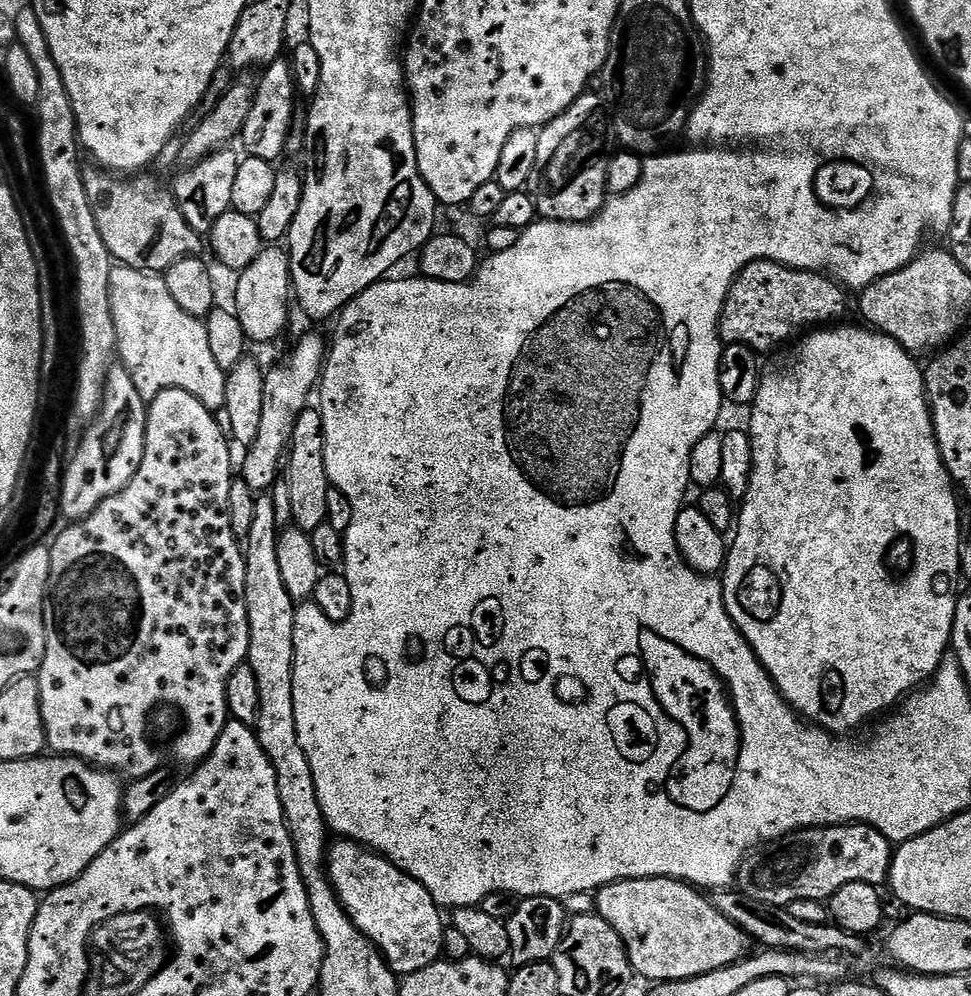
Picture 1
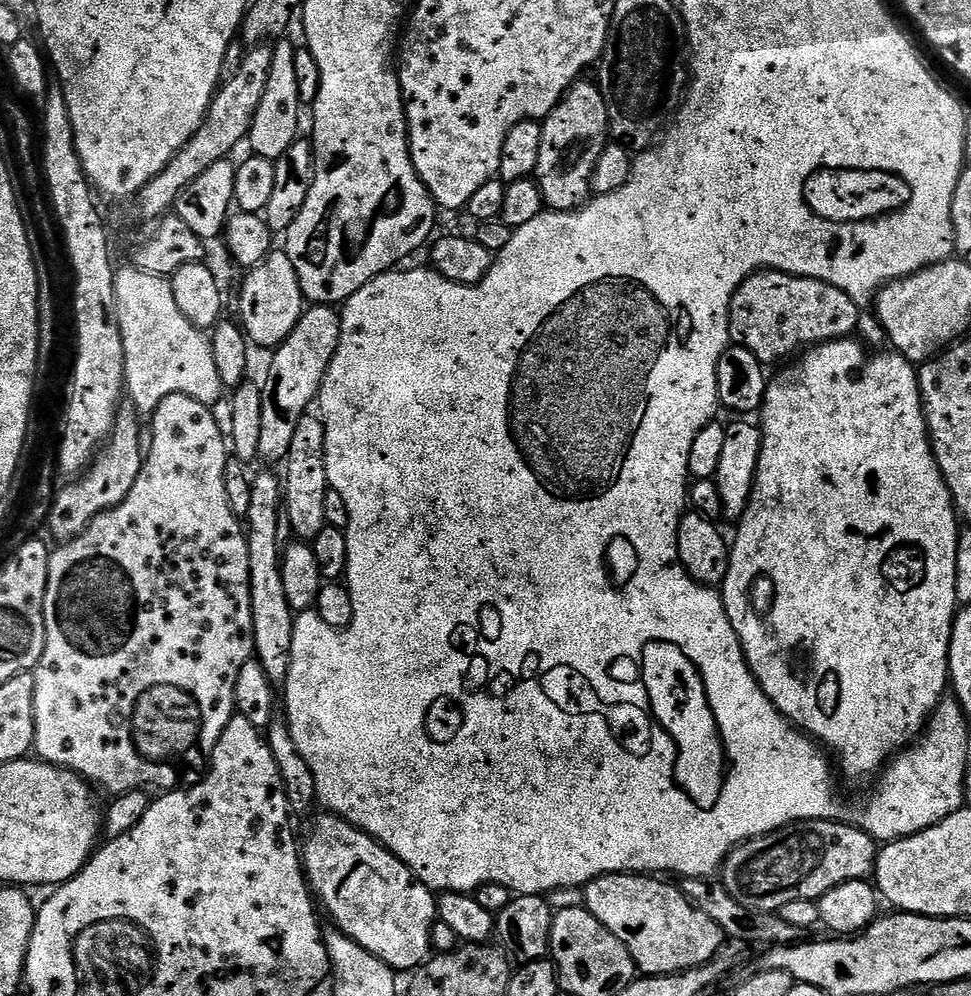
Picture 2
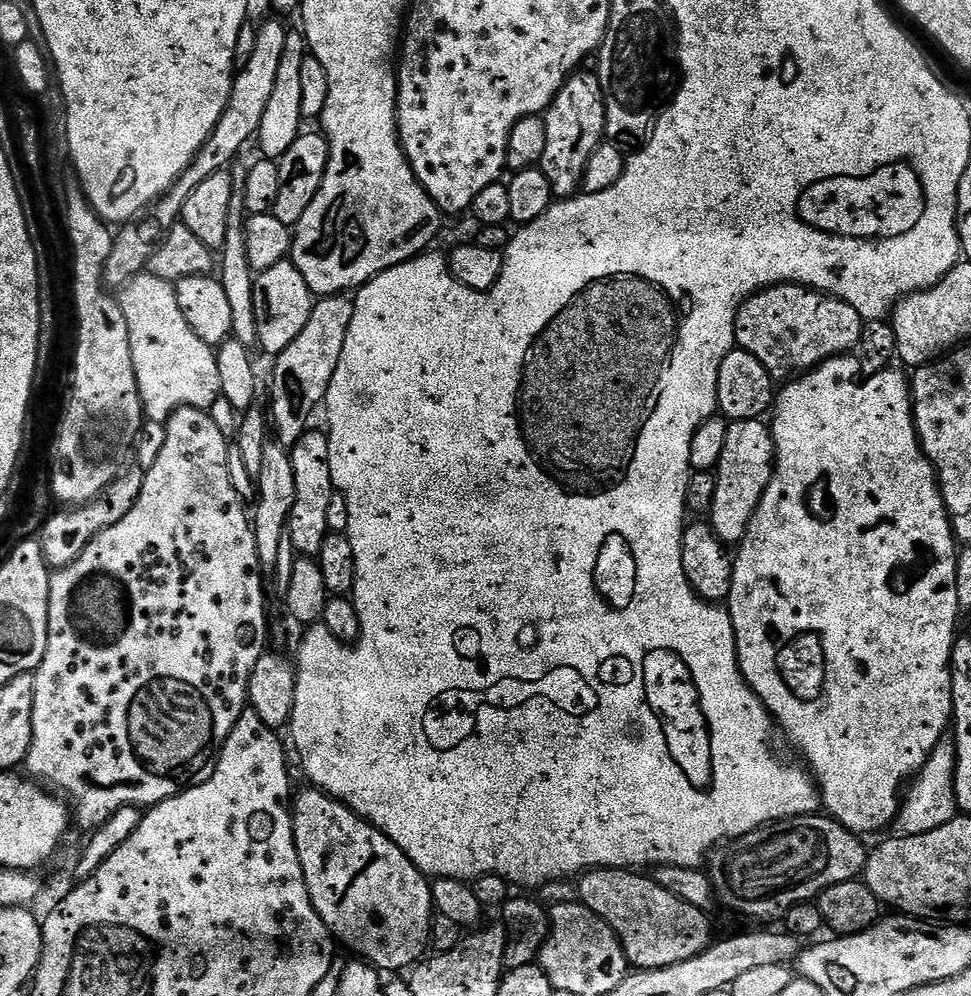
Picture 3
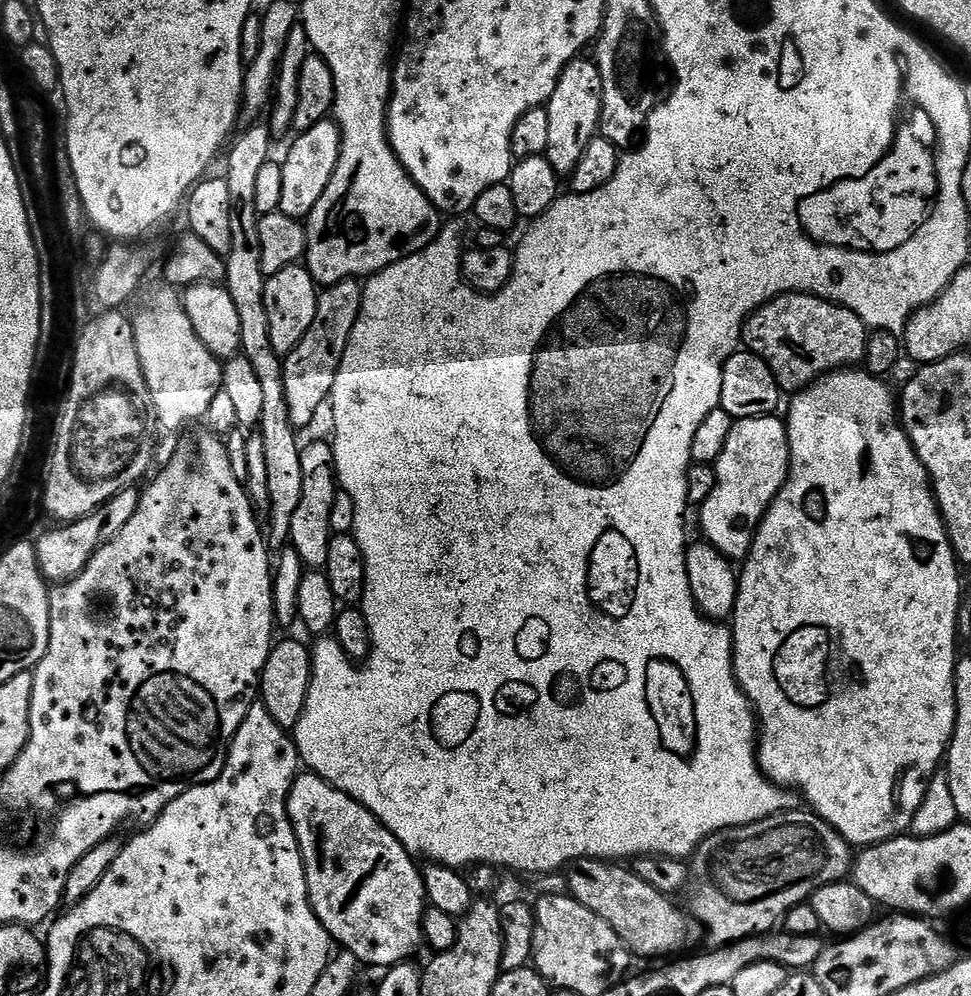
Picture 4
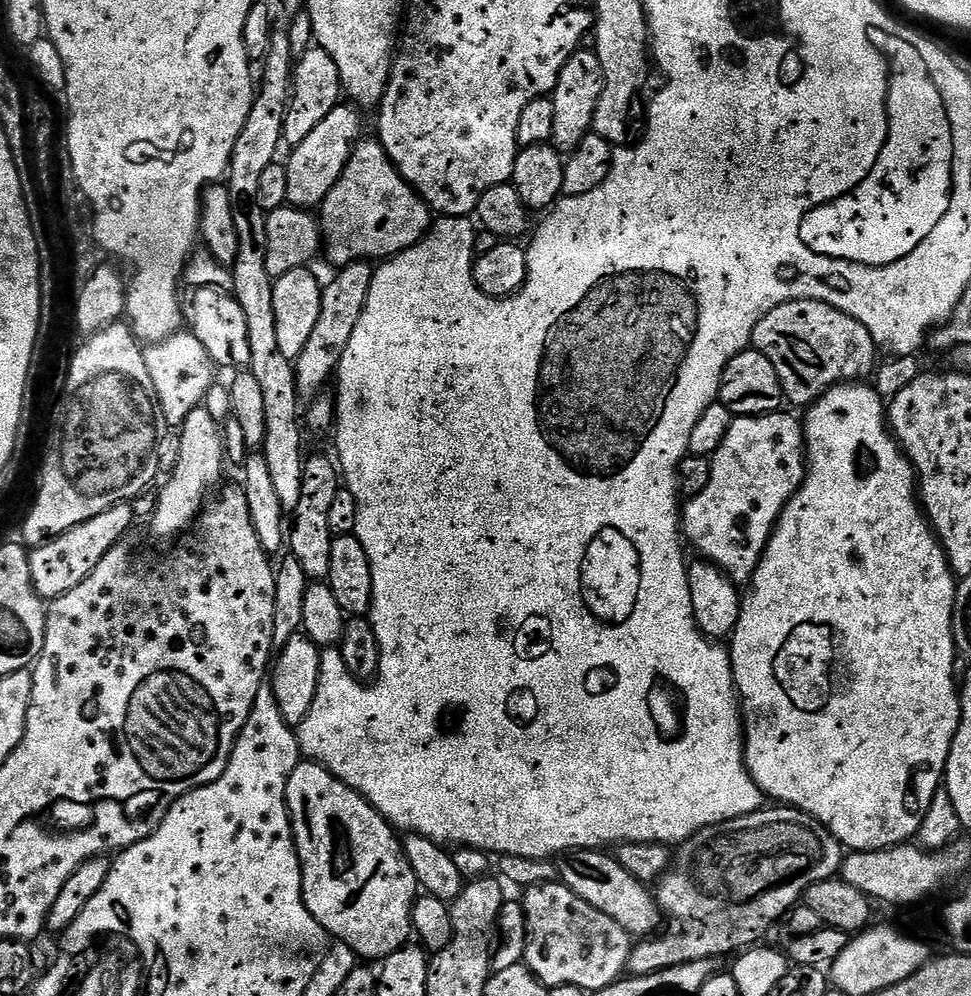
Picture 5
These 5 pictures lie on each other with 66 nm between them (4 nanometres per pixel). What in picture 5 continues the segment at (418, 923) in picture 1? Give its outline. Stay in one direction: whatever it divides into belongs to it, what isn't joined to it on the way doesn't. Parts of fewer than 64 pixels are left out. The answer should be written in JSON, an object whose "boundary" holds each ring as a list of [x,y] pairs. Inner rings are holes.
{"boundary":[[[301,762],[290,774],[286,786],[286,798],[288,799],[288,814],[292,817],[292,834],[296,838],[296,853],[300,855],[300,873],[304,875],[304,905],[310,910],[310,914],[320,925],[324,927],[329,937],[344,943],[350,950],[356,952],[357,957],[383,962],[388,956],[394,954],[413,939],[412,931],[412,907],[418,895],[416,875],[410,866],[408,859],[404,857],[404,845],[401,837],[397,835],[391,824],[385,820],[383,814],[362,794],[358,794],[346,782],[342,782],[330,770],[326,770],[321,764],[315,762]]]}

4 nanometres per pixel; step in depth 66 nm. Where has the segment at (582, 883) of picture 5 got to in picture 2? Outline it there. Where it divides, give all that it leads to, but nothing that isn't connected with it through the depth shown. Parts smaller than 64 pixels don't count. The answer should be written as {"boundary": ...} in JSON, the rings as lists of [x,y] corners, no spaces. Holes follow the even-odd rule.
{"boundary":[[[619,872],[600,876],[583,887],[584,907],[606,926],[606,930],[610,930],[610,934],[614,934],[614,938],[618,938],[618,942],[622,942],[622,946],[626,946],[630,958],[644,976],[669,976],[697,968],[719,956],[726,944],[724,930],[714,918],[706,918],[706,914],[695,908],[675,883],[663,884],[660,880],[663,879],[648,874]]]}

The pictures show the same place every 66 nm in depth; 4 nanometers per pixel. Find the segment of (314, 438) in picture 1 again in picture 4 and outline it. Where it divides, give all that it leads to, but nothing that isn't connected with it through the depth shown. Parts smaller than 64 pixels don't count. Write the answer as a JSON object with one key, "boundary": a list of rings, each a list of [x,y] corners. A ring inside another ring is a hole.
{"boundary":[[[327,439],[316,440],[313,444],[305,443],[300,450],[302,464],[302,500],[298,510],[294,510],[294,519],[290,521],[288,540],[298,558],[312,570],[323,569],[326,562],[328,542],[334,533],[330,526],[330,509],[334,503],[334,494],[338,490],[336,467],[332,445]]]}

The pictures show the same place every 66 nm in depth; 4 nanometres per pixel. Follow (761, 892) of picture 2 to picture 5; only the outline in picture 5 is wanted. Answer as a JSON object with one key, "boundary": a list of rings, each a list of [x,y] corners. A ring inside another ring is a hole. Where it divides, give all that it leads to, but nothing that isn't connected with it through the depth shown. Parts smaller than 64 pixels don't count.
{"boundary":[[[764,806],[759,812],[703,828],[675,849],[667,874],[654,888],[666,927],[633,947],[627,966],[631,975],[649,976],[686,962],[731,957],[759,945],[764,931],[775,920],[783,921],[792,905],[801,903],[805,890],[814,886],[814,882],[833,879],[839,873],[846,852],[825,824],[819,824],[799,808],[772,807],[776,808]]]}

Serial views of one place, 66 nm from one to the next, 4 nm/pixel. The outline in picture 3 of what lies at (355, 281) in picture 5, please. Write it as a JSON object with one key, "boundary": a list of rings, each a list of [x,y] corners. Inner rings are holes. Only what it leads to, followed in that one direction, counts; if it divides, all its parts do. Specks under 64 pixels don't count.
{"boundary":[[[348,294],[338,296],[321,296],[315,301],[310,310],[310,322],[302,326],[302,334],[286,346],[279,356],[275,357],[272,368],[272,412],[270,408],[270,424],[274,429],[274,436],[285,448],[292,449],[302,438],[302,434],[309,431],[308,415],[315,408],[319,409],[324,402],[324,396],[330,386],[330,378],[334,378],[334,370],[338,370],[338,358],[342,358],[342,346],[346,346],[346,330],[350,330],[350,318],[354,318],[353,297]]]}

